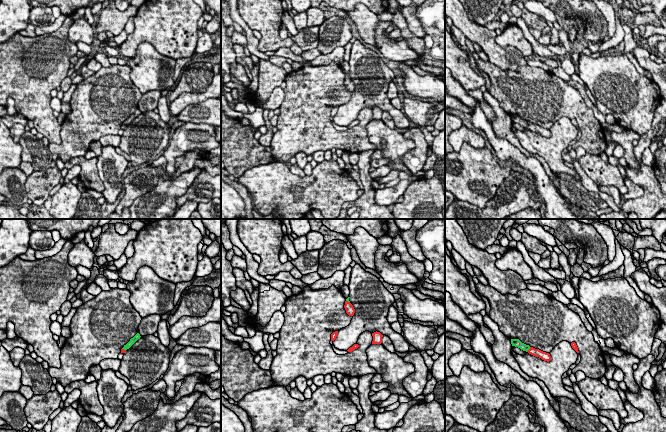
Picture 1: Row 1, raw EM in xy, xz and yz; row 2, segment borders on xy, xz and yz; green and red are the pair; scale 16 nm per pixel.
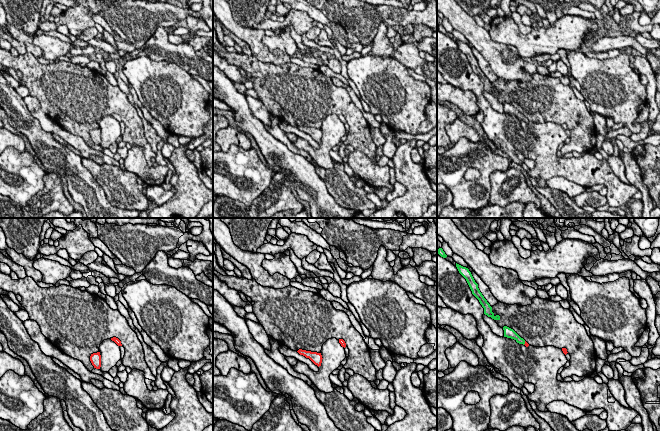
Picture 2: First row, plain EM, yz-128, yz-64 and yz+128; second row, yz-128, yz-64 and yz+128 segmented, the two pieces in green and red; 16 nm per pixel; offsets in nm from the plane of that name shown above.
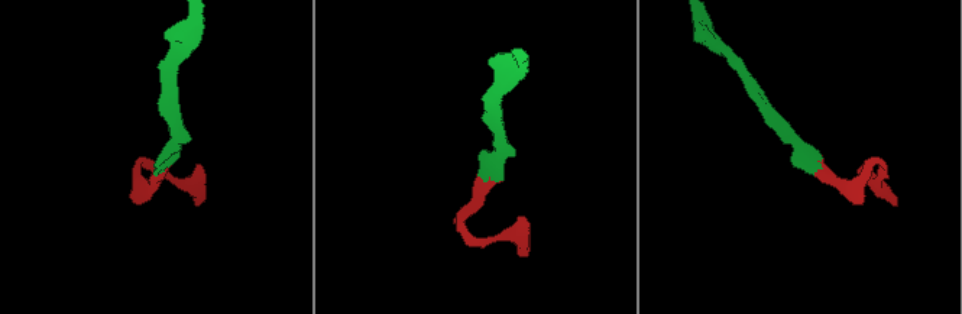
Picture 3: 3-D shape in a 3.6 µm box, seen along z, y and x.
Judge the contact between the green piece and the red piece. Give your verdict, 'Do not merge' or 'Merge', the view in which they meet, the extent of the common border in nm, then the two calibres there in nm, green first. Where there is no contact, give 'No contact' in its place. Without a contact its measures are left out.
Merge. Touches green in yz. Shared border 110 nm. Thickness 130 nm (green) against 130 nm

